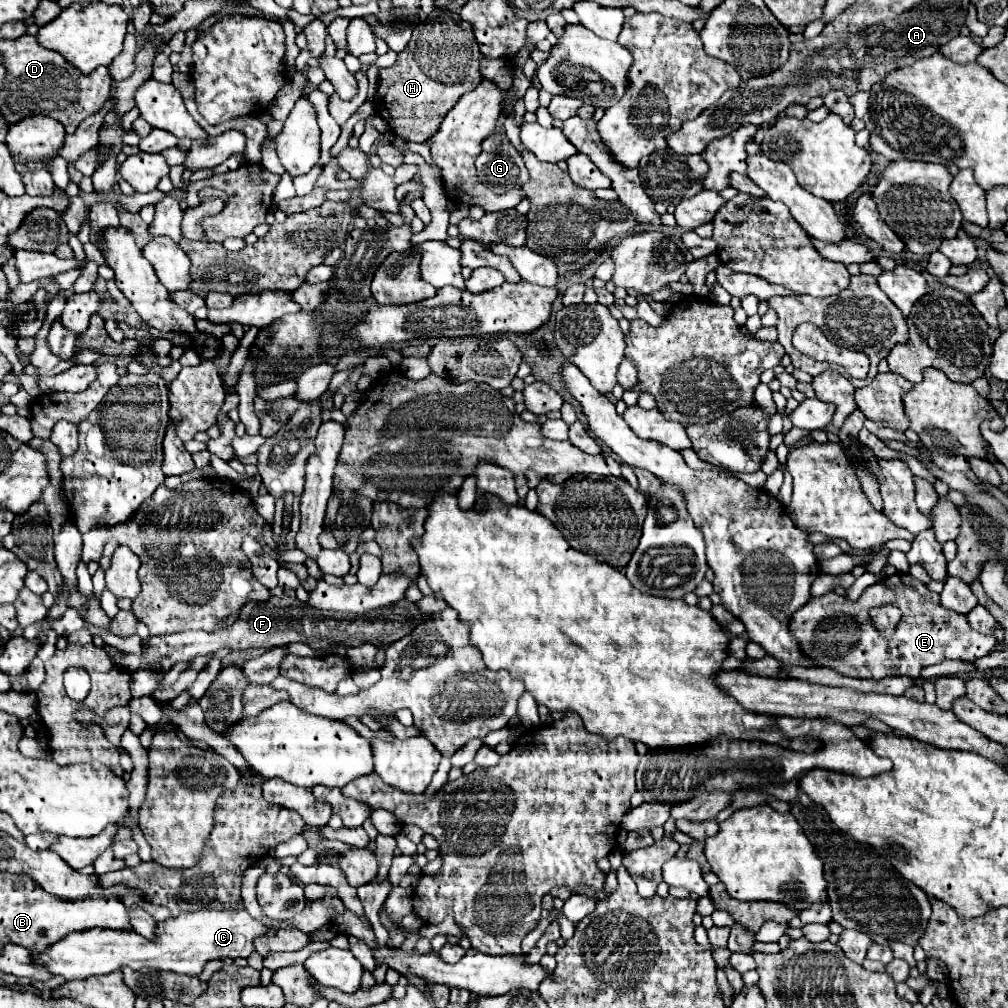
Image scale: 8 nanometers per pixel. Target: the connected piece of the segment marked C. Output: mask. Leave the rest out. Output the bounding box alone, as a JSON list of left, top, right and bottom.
[36,909,280,981]

